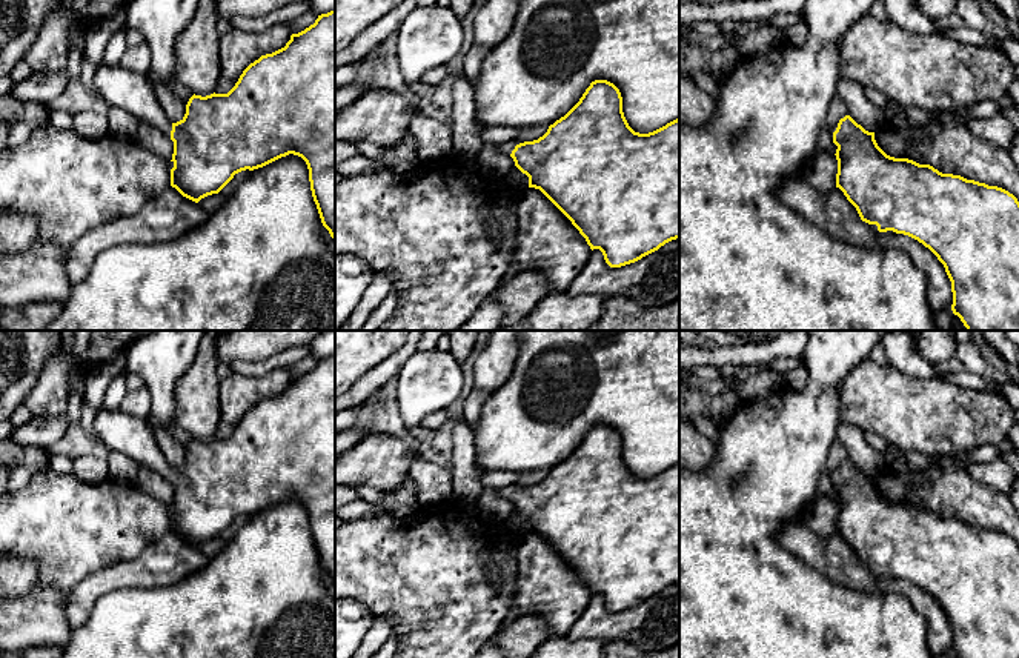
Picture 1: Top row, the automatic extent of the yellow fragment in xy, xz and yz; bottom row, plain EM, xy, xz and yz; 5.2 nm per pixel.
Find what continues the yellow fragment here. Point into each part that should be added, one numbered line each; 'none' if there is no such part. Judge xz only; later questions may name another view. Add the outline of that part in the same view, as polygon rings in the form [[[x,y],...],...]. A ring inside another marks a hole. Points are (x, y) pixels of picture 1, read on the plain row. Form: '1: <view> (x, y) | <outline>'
1: xz (507, 491) | [[[512,483],[512,484],[509,484],[509,486],[500,487],[500,489],[498,489],[498,494],[500,494],[503,498],[510,500],[512,495],[515,494],[515,490],[519,489],[519,487],[521,487],[519,484]]]

